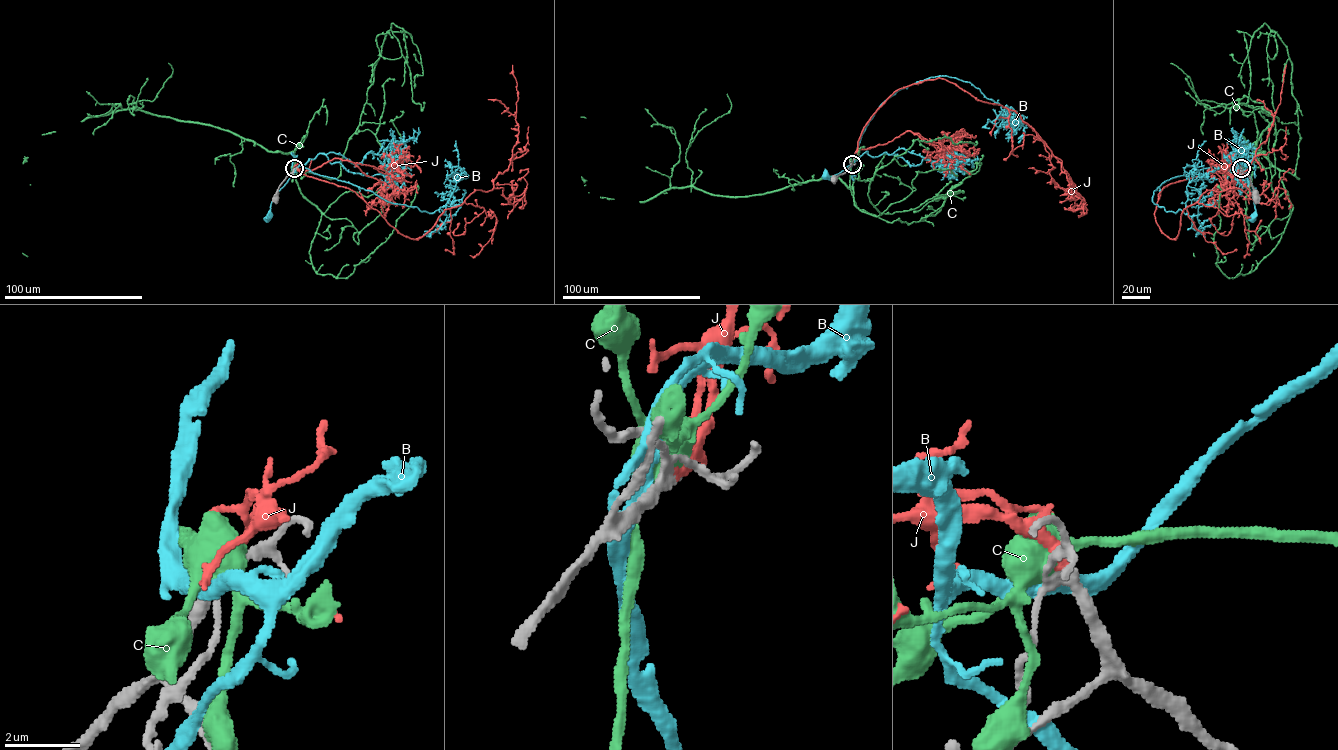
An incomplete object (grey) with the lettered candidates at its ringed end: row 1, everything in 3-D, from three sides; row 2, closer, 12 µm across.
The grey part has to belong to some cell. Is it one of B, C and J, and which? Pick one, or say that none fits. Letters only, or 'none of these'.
J

